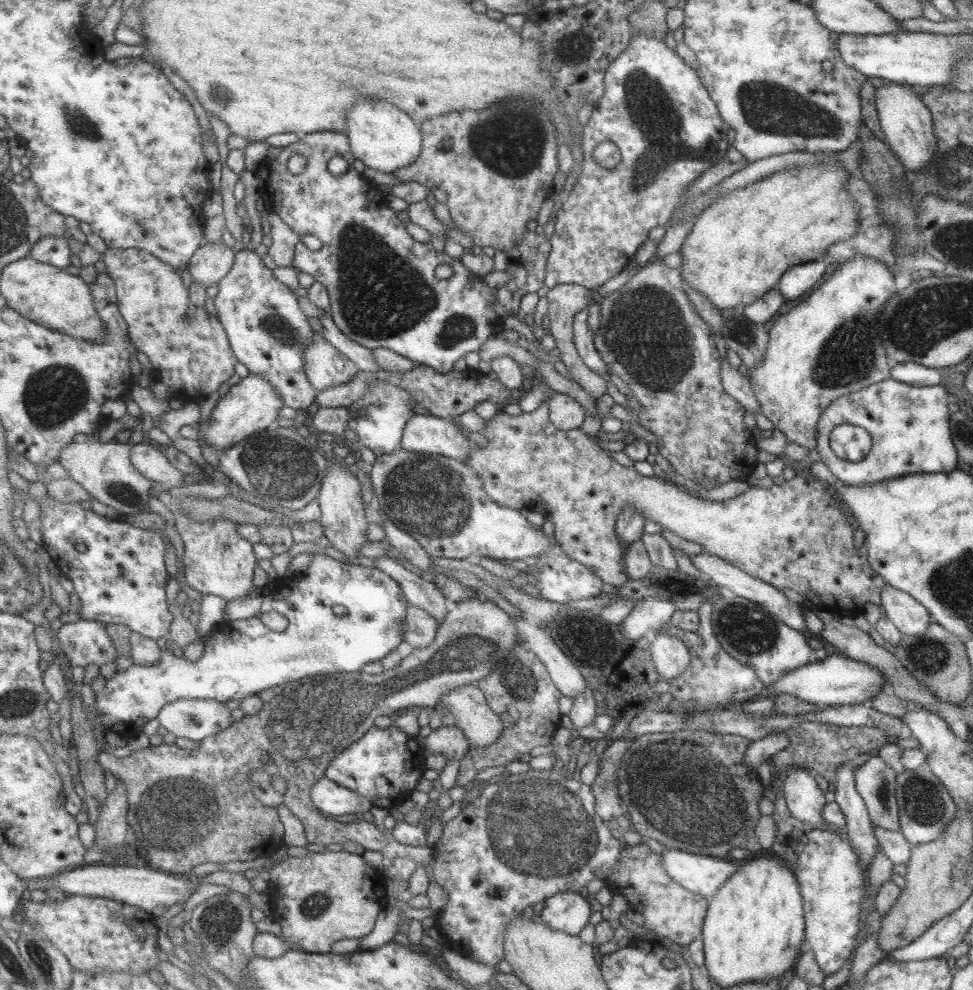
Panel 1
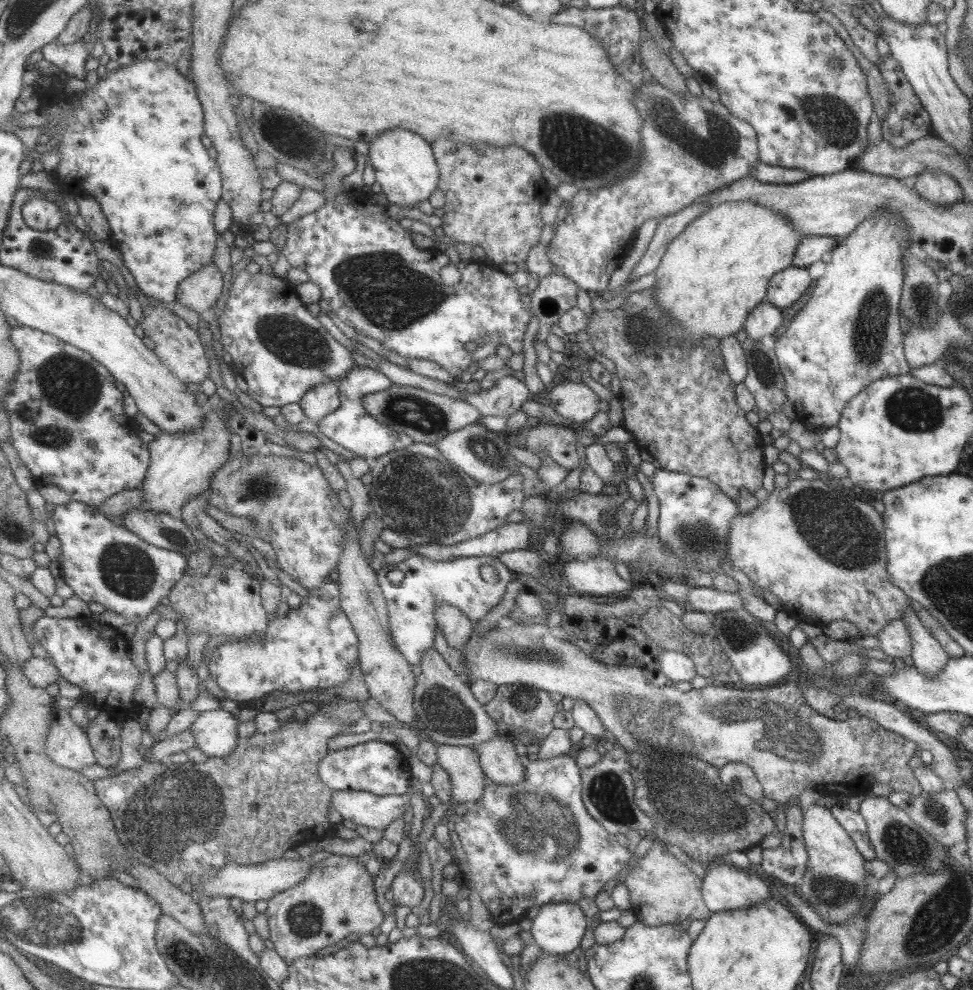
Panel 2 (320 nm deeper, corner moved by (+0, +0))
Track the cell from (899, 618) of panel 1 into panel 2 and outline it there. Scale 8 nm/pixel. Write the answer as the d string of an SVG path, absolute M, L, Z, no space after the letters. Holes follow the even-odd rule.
M909 608L902 614L911 639L911 660L917 673L934 678L939 675L949 656L945 654L943 647L932 637L932 634L920 623L914 610Z

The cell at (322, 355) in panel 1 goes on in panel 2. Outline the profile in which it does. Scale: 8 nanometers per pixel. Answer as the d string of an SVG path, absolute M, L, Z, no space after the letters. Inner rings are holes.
M328 382L312 388L302 399L300 405L307 419L317 423L326 414L333 412L340 403L337 382Z

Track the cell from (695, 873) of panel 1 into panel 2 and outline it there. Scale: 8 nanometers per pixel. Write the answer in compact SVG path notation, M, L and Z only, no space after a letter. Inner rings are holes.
M730 862L705 866L701 894L705 906L712 912L737 910L759 904L772 896L767 884L749 875Z

